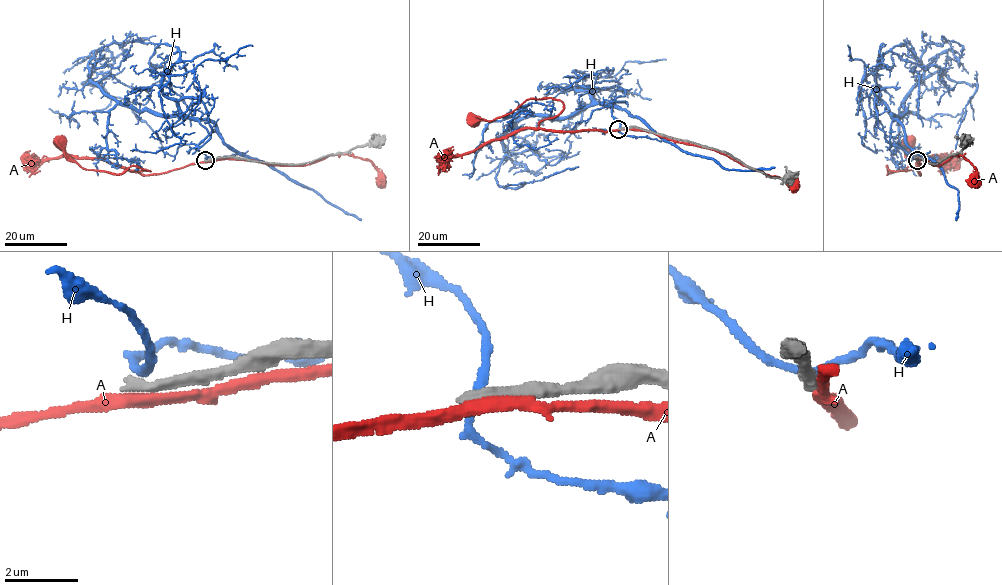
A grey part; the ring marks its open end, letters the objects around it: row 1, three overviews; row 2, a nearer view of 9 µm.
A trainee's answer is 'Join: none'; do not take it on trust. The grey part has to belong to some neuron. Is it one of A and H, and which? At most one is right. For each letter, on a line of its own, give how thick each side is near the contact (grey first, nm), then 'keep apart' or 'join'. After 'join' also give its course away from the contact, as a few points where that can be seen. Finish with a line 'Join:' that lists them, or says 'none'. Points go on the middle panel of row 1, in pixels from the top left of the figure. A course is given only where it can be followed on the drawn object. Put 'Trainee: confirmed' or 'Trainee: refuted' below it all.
A: 440/280 nm | keep apart
H: 380/200 nm | keep apart
Join: none
Trainee: confirmed

